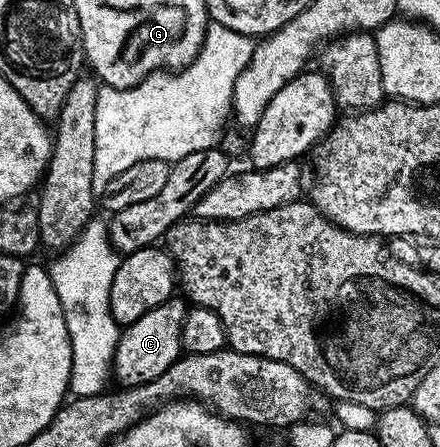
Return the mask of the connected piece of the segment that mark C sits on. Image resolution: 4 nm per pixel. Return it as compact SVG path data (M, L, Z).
M172 296L157 308L145 312L145 316L138 318L120 333L113 363L113 378L119 381L120 387L140 386L149 380L157 380L165 368L181 357L181 328L188 309L188 303L182 297Z

